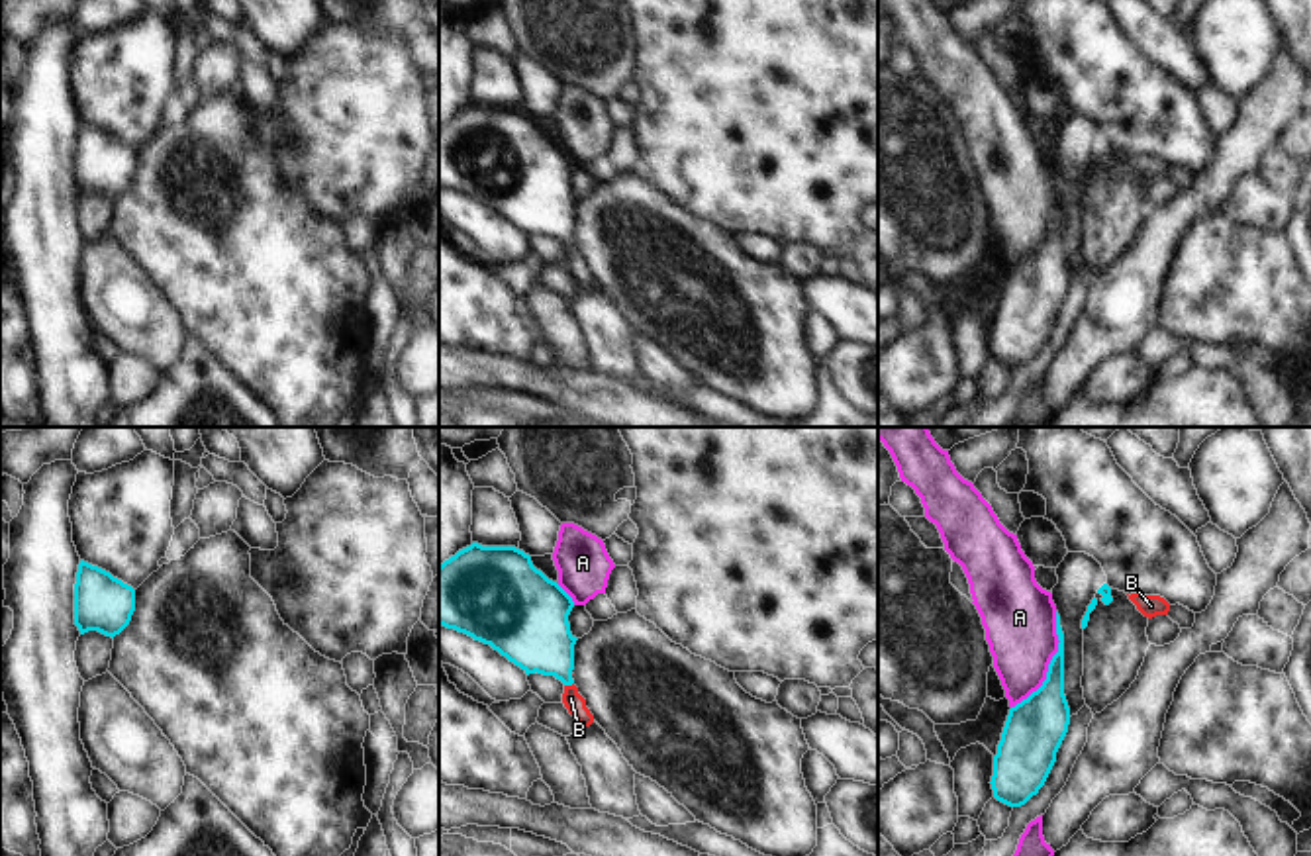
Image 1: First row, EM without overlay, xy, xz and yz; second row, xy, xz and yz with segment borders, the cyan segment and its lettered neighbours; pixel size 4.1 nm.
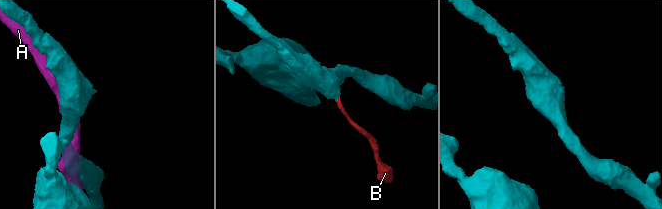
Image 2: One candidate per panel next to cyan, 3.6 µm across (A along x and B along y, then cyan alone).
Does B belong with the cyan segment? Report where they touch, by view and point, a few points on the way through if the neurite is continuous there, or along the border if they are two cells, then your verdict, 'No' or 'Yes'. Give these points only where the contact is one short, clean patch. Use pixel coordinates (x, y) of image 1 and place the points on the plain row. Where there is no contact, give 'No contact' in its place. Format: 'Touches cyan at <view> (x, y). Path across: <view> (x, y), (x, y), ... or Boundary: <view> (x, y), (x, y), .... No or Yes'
Touches cyan at xz (569, 245). Path across: xz (535, 196), (557, 220), (569, 245), (571, 259). Yes

